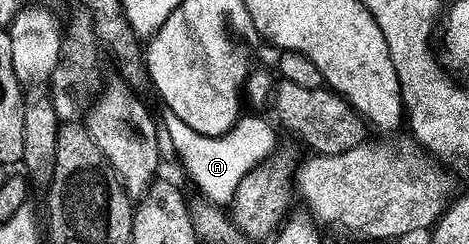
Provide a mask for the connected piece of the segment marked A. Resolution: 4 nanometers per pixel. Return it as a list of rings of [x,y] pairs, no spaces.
[[[164,110],[161,115],[160,124],[165,137],[167,134],[187,172],[203,193],[202,196],[215,205],[229,205],[243,176],[263,163],[275,147],[276,134],[271,124],[258,116],[243,115],[224,135],[214,137],[200,135],[171,111]]]

